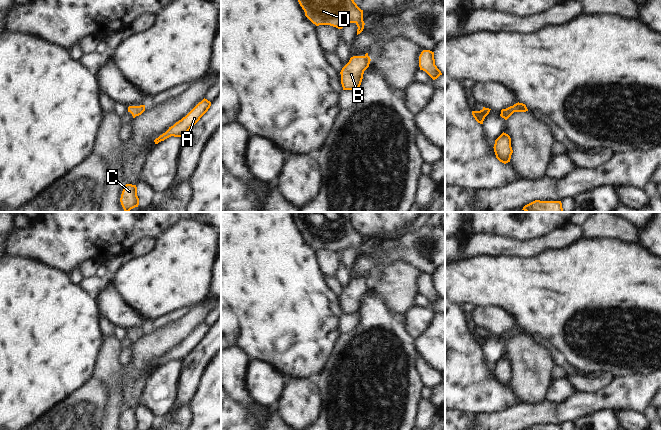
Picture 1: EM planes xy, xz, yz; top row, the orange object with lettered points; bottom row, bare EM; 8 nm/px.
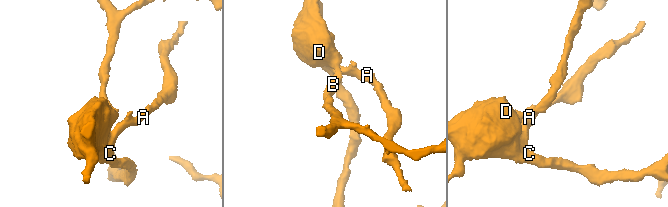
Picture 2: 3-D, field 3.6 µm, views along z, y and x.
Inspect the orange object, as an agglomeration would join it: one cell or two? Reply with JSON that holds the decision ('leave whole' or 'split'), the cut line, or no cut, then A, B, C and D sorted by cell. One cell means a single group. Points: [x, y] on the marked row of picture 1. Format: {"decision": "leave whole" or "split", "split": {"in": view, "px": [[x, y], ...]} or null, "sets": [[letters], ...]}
{"decision": "leave whole", "split": null, "sets": [["A", "B", "C", "D"]]}

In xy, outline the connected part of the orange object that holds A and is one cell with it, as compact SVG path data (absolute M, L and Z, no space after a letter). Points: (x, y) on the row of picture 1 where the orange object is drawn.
M203 99L199 102L185 117L176 122L173 126L154 140L155 144L158 144L165 139L174 137L184 137L186 133L200 120L200 118L208 111L211 106L211 102L207 99Z

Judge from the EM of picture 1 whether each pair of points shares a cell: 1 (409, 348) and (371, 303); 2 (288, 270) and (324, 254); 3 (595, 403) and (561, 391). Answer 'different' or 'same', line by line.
1: same
2: different
3: different

